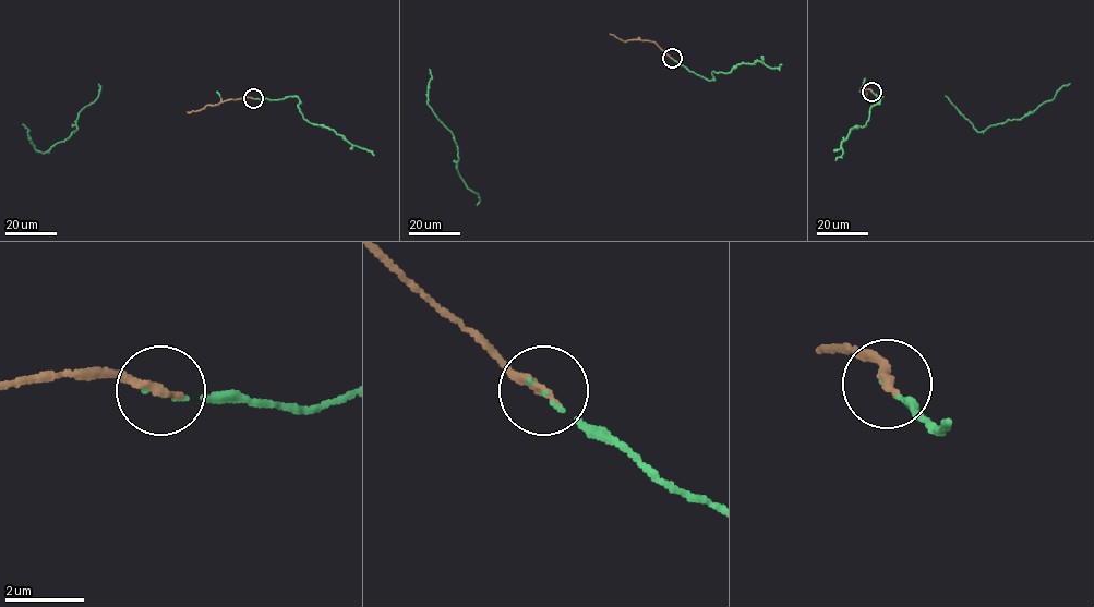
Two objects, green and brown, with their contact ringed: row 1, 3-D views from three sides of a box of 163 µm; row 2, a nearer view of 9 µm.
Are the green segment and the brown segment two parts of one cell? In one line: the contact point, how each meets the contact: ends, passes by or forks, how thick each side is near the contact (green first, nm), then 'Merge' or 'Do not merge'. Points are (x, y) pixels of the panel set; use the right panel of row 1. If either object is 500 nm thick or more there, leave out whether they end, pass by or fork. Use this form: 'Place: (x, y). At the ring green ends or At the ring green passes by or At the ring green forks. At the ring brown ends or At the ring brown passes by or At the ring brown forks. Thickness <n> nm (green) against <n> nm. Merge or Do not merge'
Place: (872, 92). At the ring green ends. At the ring brown ends. Thickness 70 nm (green) against 260 nm. Merge

